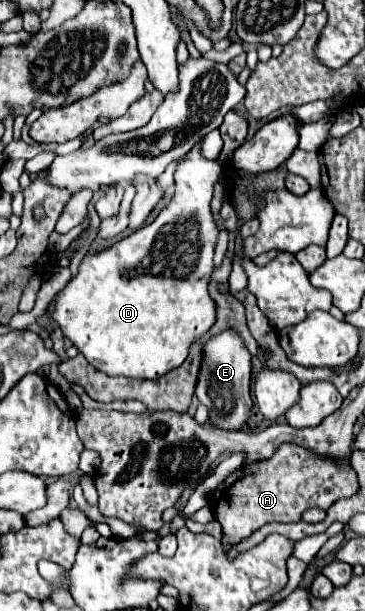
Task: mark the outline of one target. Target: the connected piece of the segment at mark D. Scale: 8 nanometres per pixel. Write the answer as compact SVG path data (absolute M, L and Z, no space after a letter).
M195 146L175 170L175 196L145 228L119 240L111 248L87 254L77 276L55 298L53 318L63 330L63 336L87 358L89 364L109 376L127 376L153 380L181 366L189 354L189 346L201 340L215 324L215 302L209 298L207 282L213 272L213 246L217 242L217 226L211 216L209 202L213 184L219 180L221 166L209 162Z

